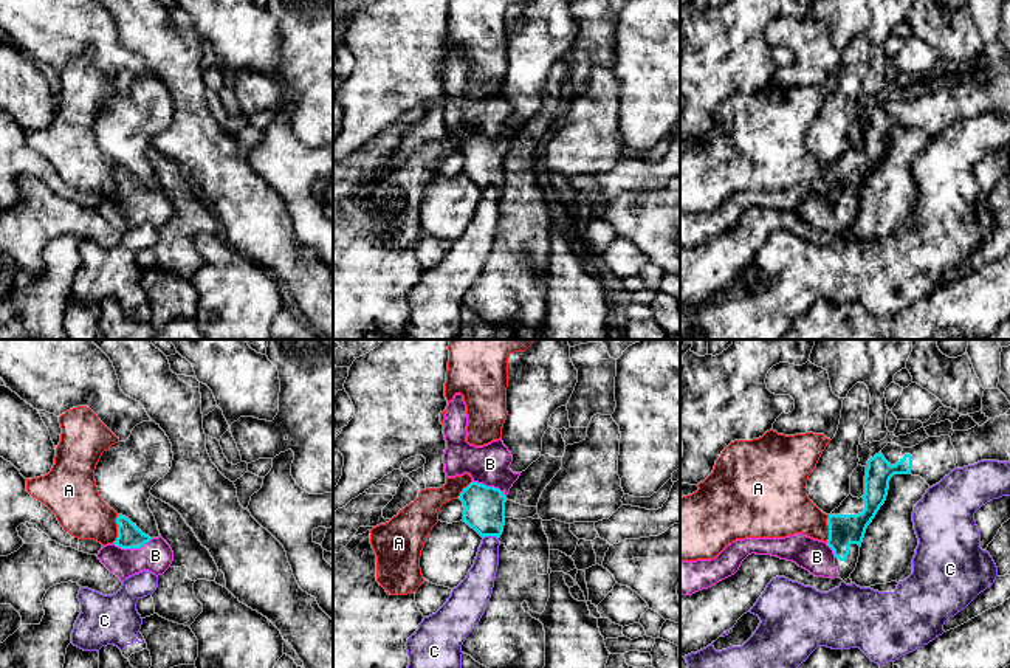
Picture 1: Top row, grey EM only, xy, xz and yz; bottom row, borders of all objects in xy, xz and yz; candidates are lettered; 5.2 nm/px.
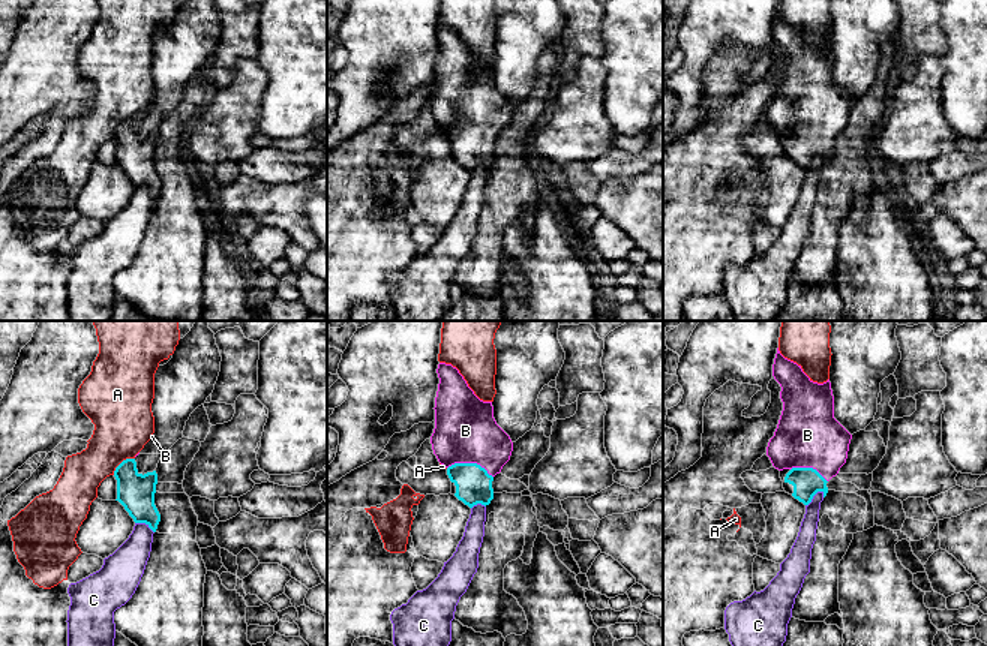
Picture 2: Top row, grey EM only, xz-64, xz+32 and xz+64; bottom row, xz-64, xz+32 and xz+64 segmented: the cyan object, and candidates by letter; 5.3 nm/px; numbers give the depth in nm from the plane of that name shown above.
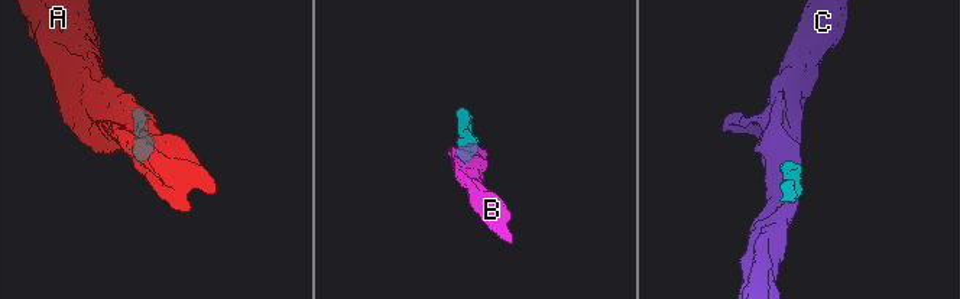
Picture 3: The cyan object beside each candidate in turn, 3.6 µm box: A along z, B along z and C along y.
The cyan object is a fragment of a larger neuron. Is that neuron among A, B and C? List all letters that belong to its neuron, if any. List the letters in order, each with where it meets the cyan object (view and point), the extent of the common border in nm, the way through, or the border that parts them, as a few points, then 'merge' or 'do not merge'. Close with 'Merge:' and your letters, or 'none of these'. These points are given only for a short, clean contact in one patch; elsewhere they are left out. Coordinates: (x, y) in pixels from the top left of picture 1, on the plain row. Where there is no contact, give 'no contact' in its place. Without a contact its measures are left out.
A: xy (118, 182) | 160 nm | along xy (118, 168), (116, 191), (112, 196) | do not merge
B: xy (132, 200) | 220 nm | across xy (129, 189), (132, 200), (155, 208) | merge
C: xz (490, 188) | 80 nm | do not merge
Merge: B

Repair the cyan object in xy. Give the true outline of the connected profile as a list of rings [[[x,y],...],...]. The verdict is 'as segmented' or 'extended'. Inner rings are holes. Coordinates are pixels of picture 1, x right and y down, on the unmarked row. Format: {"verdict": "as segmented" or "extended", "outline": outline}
{"verdict": "extended", "outline": [[[118,167],[116,177],[116,194],[102,198],[96,209],[121,234],[143,223],[158,229],[170,220],[173,205],[161,189],[150,191],[122,167]]]}

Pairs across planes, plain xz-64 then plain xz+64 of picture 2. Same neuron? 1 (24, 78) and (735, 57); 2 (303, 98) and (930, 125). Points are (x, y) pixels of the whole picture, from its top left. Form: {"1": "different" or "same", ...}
{"1": "different", "2": "different"}

